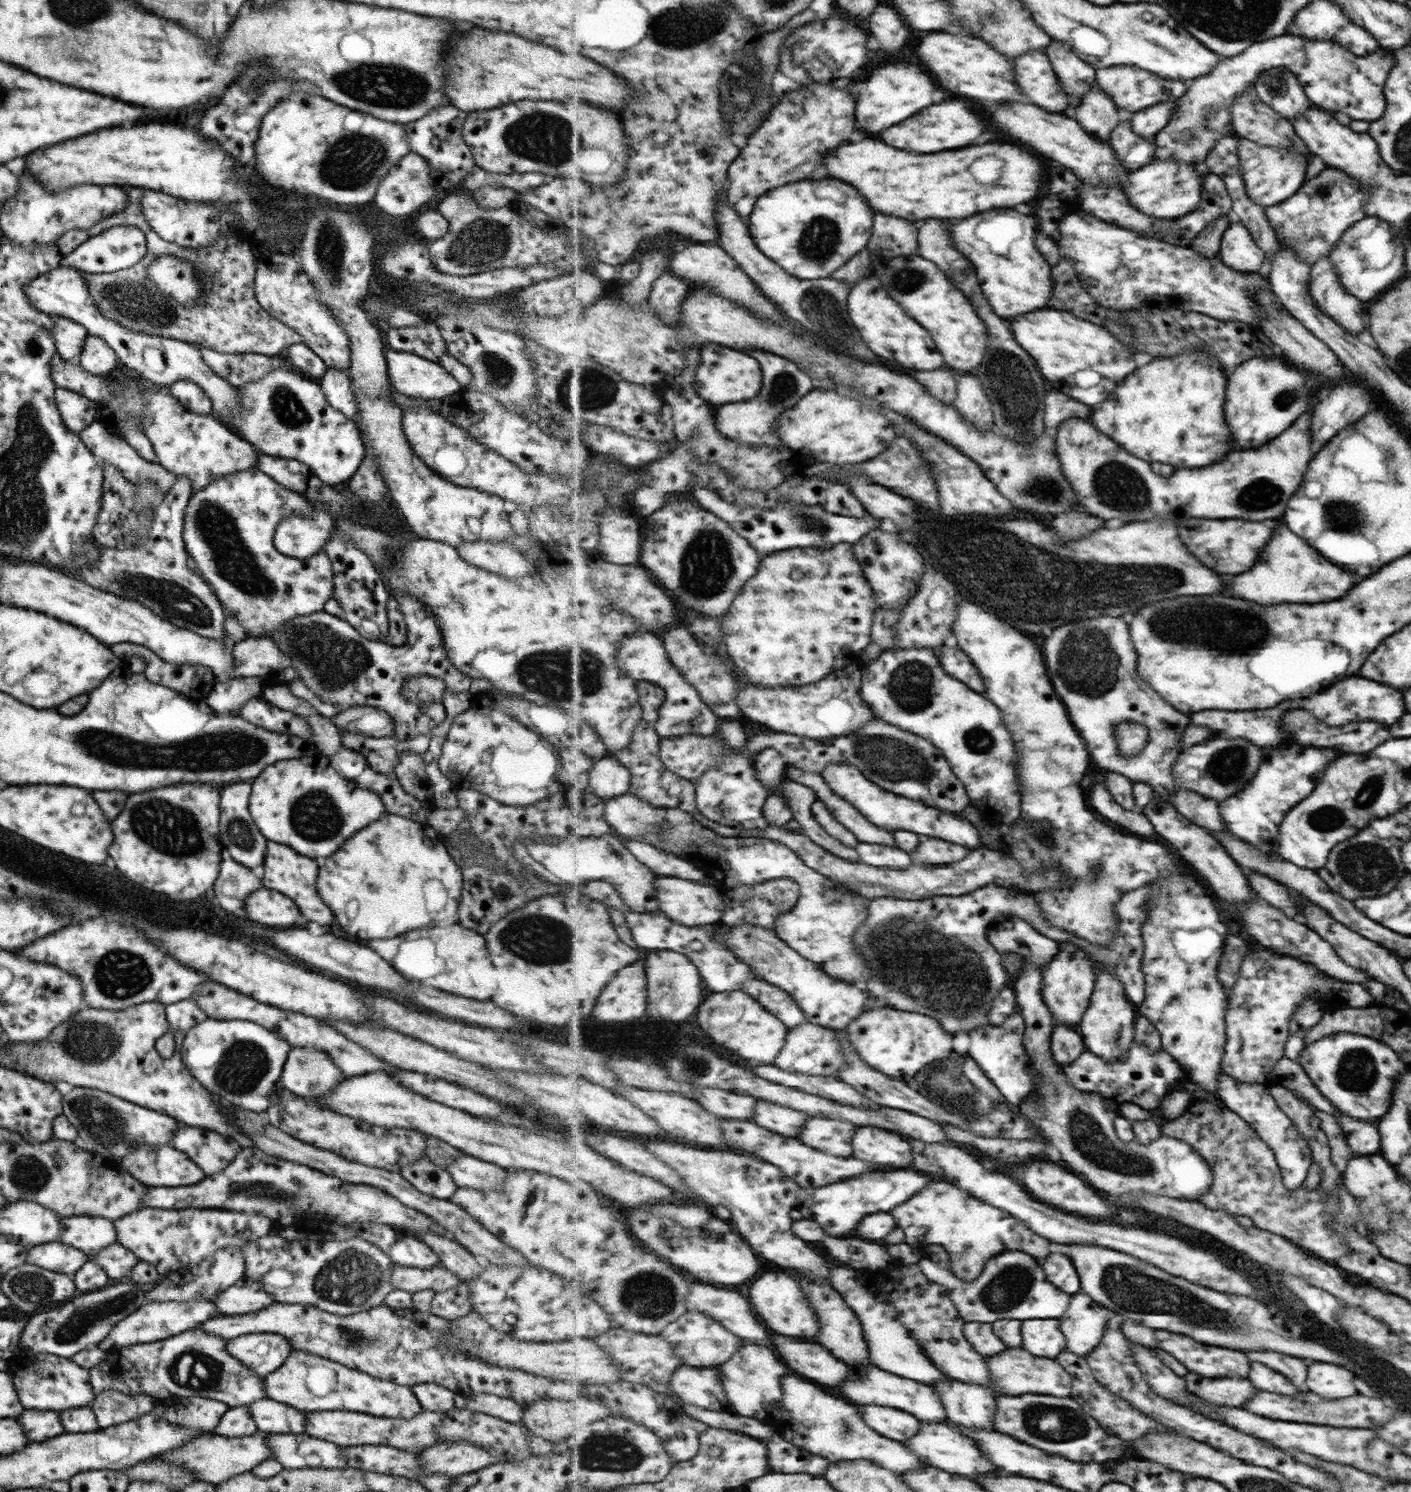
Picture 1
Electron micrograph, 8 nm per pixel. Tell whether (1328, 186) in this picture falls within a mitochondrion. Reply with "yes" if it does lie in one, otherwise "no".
yes

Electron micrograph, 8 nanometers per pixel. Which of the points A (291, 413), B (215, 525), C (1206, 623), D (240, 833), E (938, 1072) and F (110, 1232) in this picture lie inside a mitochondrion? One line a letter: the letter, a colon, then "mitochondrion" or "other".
A: mitochondrion
B: mitochondrion
C: mitochondrion
D: mitochondrion
E: mitochondrion
F: other

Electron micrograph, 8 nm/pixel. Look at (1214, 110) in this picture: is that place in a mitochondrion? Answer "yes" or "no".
yes

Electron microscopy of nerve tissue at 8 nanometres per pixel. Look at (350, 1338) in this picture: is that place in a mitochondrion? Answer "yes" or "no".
yes

